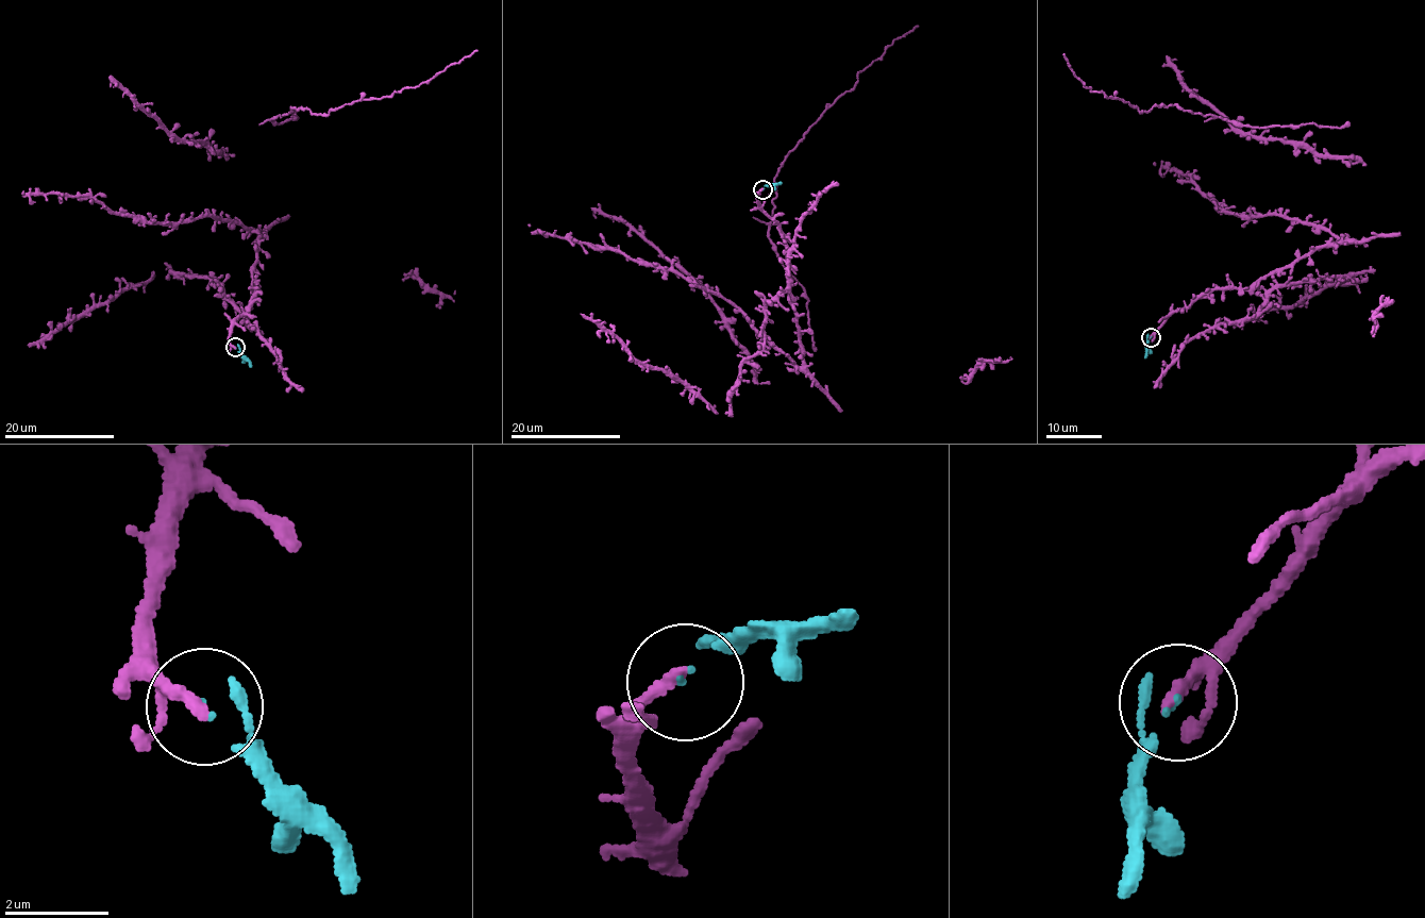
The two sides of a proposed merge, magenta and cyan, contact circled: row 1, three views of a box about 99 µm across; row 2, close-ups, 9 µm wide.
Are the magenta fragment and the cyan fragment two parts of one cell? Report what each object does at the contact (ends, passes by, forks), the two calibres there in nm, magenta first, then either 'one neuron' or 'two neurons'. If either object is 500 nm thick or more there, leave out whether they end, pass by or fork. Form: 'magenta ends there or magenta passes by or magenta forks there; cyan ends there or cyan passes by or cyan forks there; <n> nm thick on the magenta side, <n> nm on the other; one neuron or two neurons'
magenta ends there; cyan ends there; 260 nm thick on the magenta side, 50 nm on the other; one neuron

